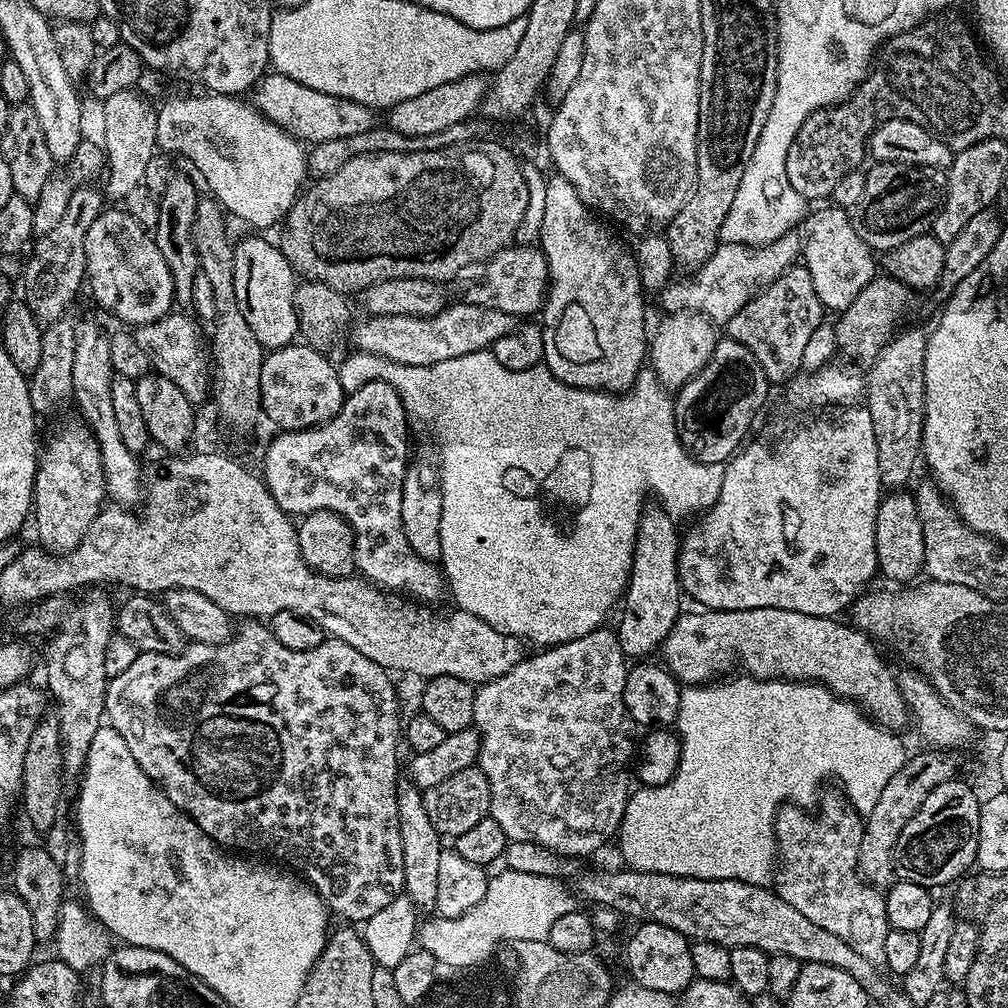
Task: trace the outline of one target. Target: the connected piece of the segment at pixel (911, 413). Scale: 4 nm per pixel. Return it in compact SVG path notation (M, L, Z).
M907 328L893 335L866 372L866 407L878 442L878 474L888 490L907 489L921 475L924 459L924 367L929 333Z

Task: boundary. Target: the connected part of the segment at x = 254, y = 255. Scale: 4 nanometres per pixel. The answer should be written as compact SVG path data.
M252 234L249 240L237 243L234 247L234 290L238 293L238 306L242 306L242 314L246 317L246 322L250 330L254 330L254 338L265 350L274 348L285 348L297 339L300 331L298 314L296 313L296 285L298 277L293 272L290 262L284 257L275 243L263 240L263 235Z

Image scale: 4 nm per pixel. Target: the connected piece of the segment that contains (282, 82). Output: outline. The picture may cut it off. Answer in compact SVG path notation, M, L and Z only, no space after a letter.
M273 71L254 89L254 107L281 130L308 146L330 142L334 138L350 138L354 134L366 134L366 130L377 127L377 113L364 104L350 98L338 98L334 94L322 94L322 90L310 90L294 78L286 78Z

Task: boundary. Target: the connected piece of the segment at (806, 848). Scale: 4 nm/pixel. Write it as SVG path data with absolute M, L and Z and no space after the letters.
M828 800L820 808L817 816L811 816L803 807L785 803L776 814L776 846L779 864L774 872L774 891L794 910L806 914L810 922L830 930L842 942L847 942L858 954L870 958L870 962L880 964L886 950L888 919L886 918L885 893L875 884L869 884L860 874L860 843L864 834L864 820L861 813L851 803Z

